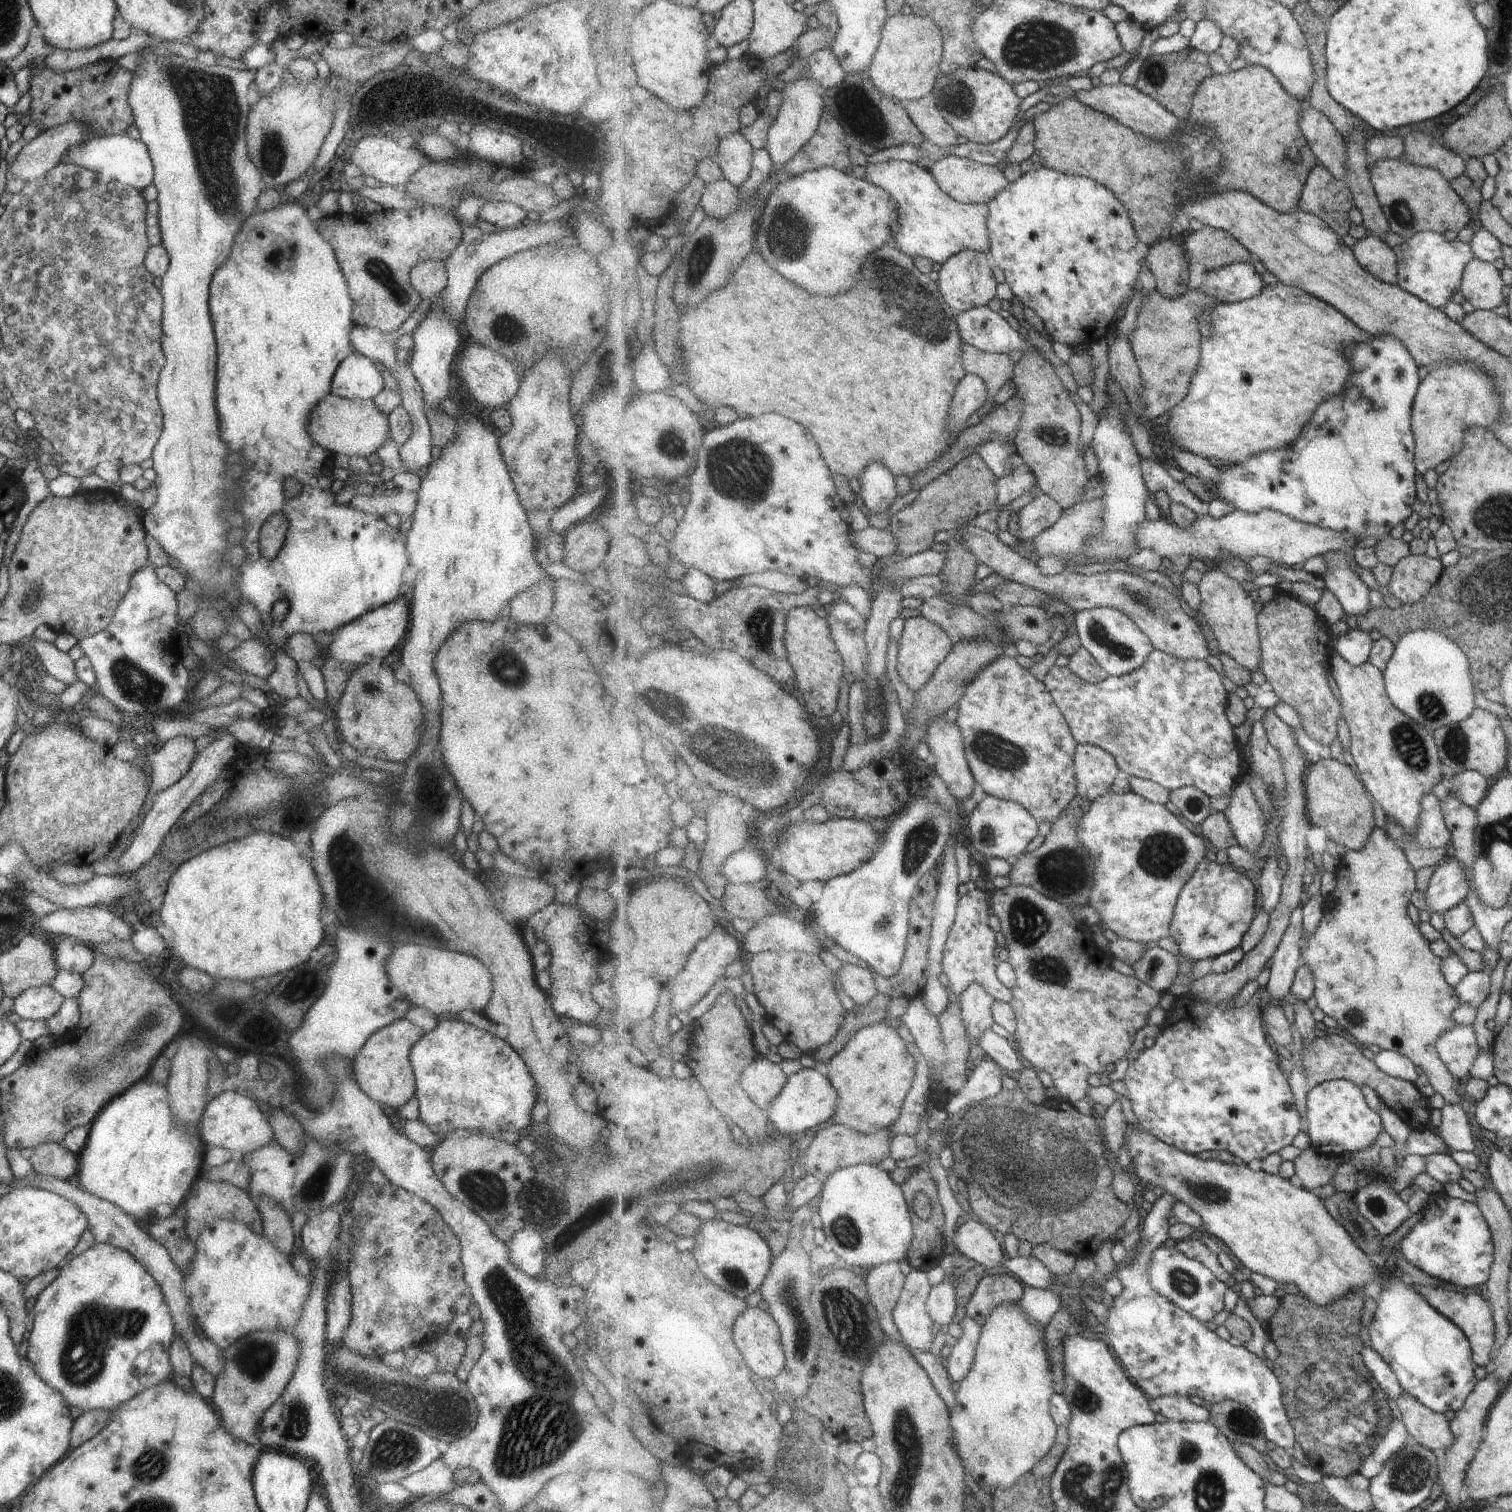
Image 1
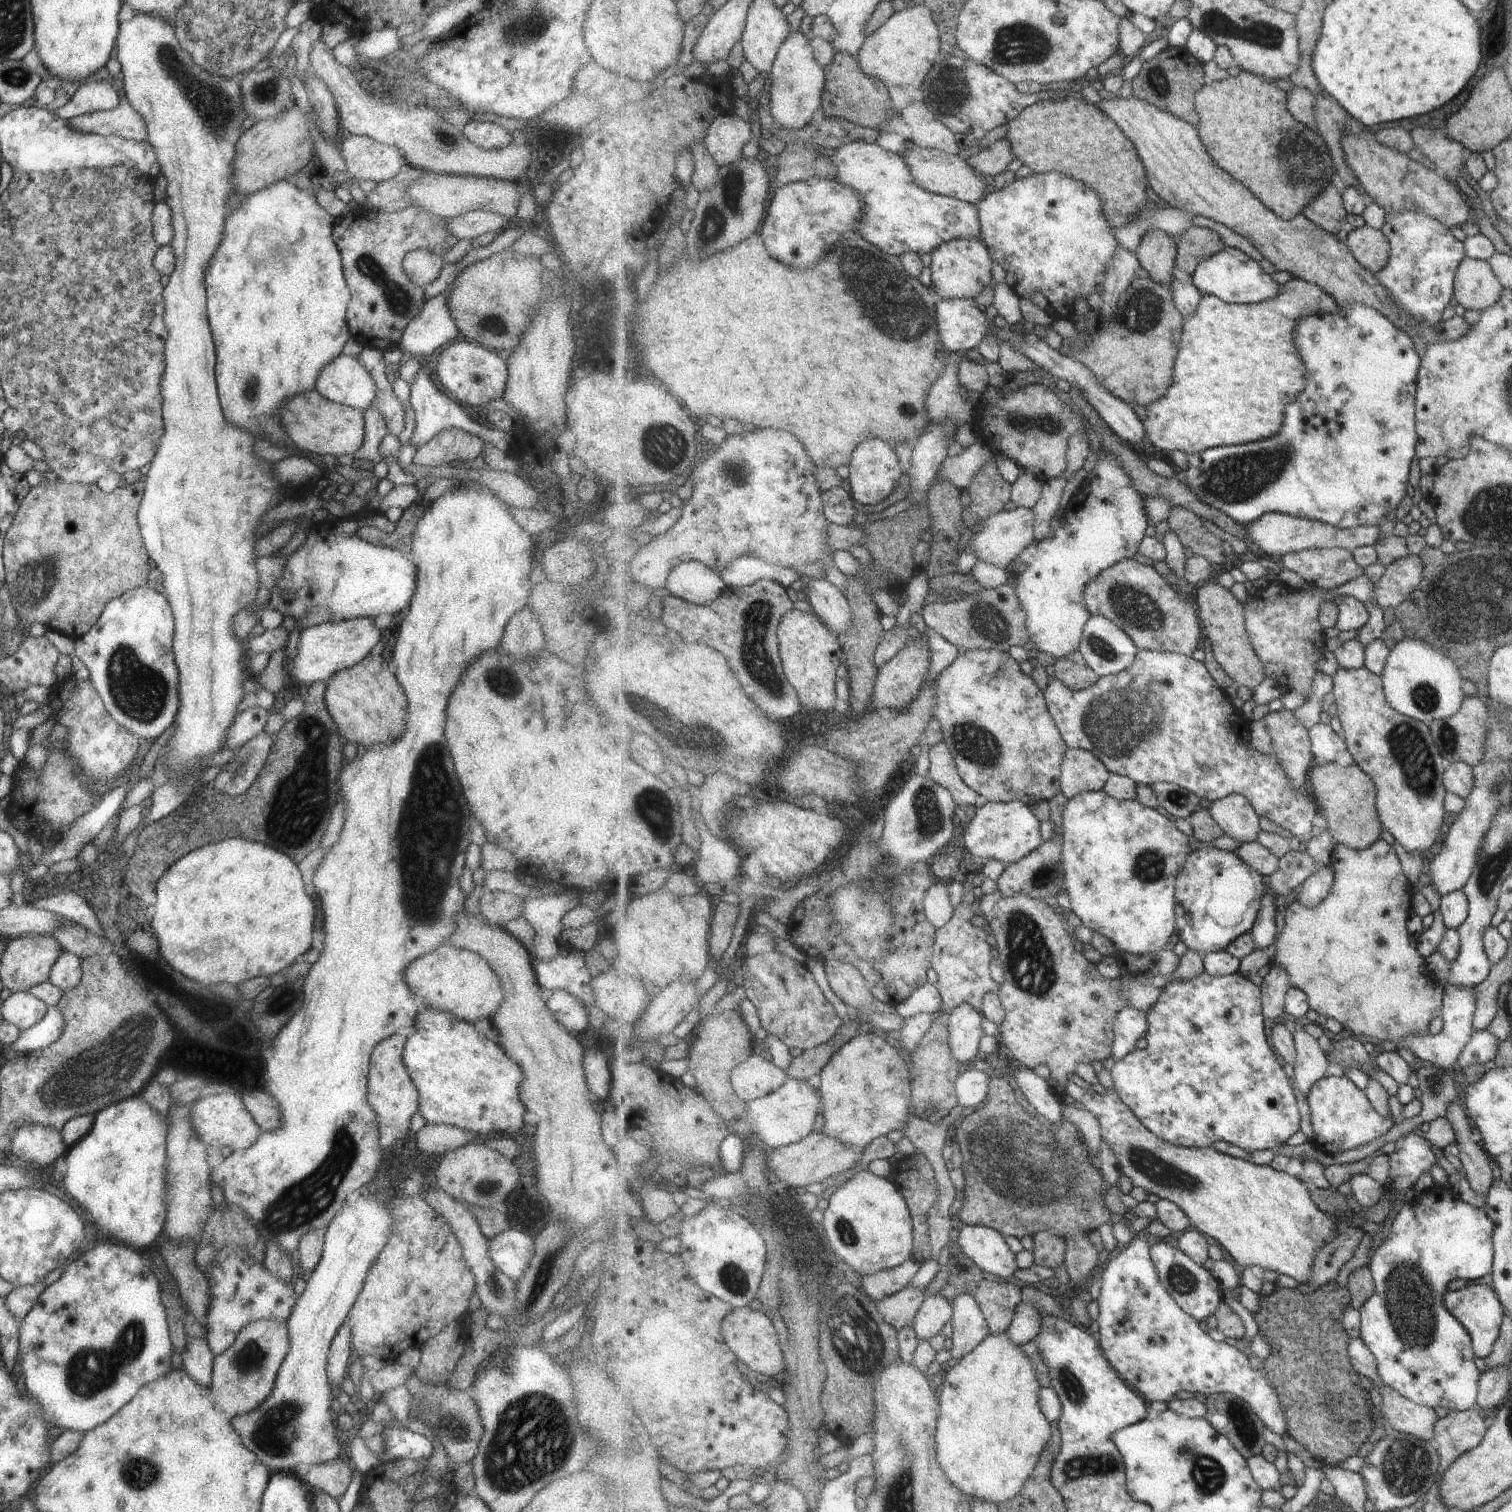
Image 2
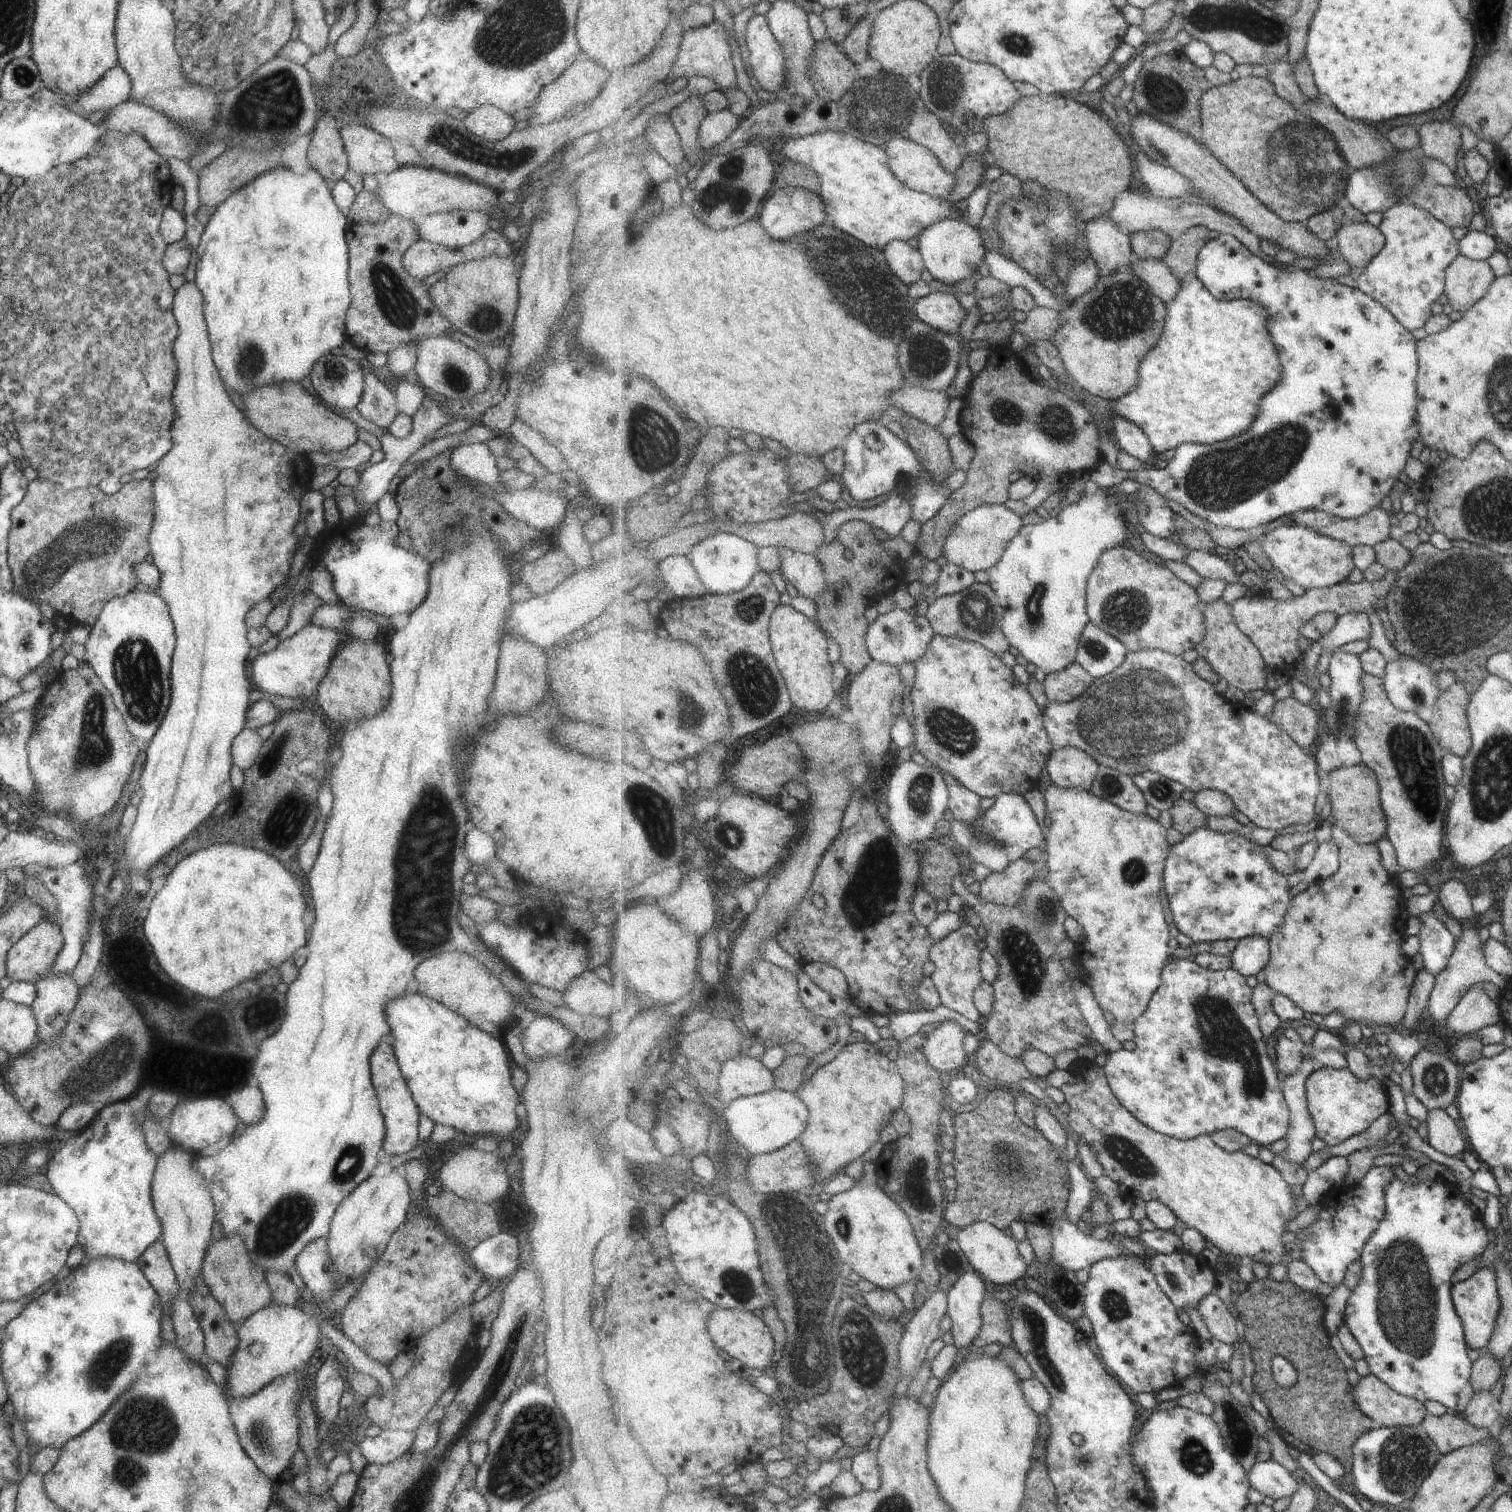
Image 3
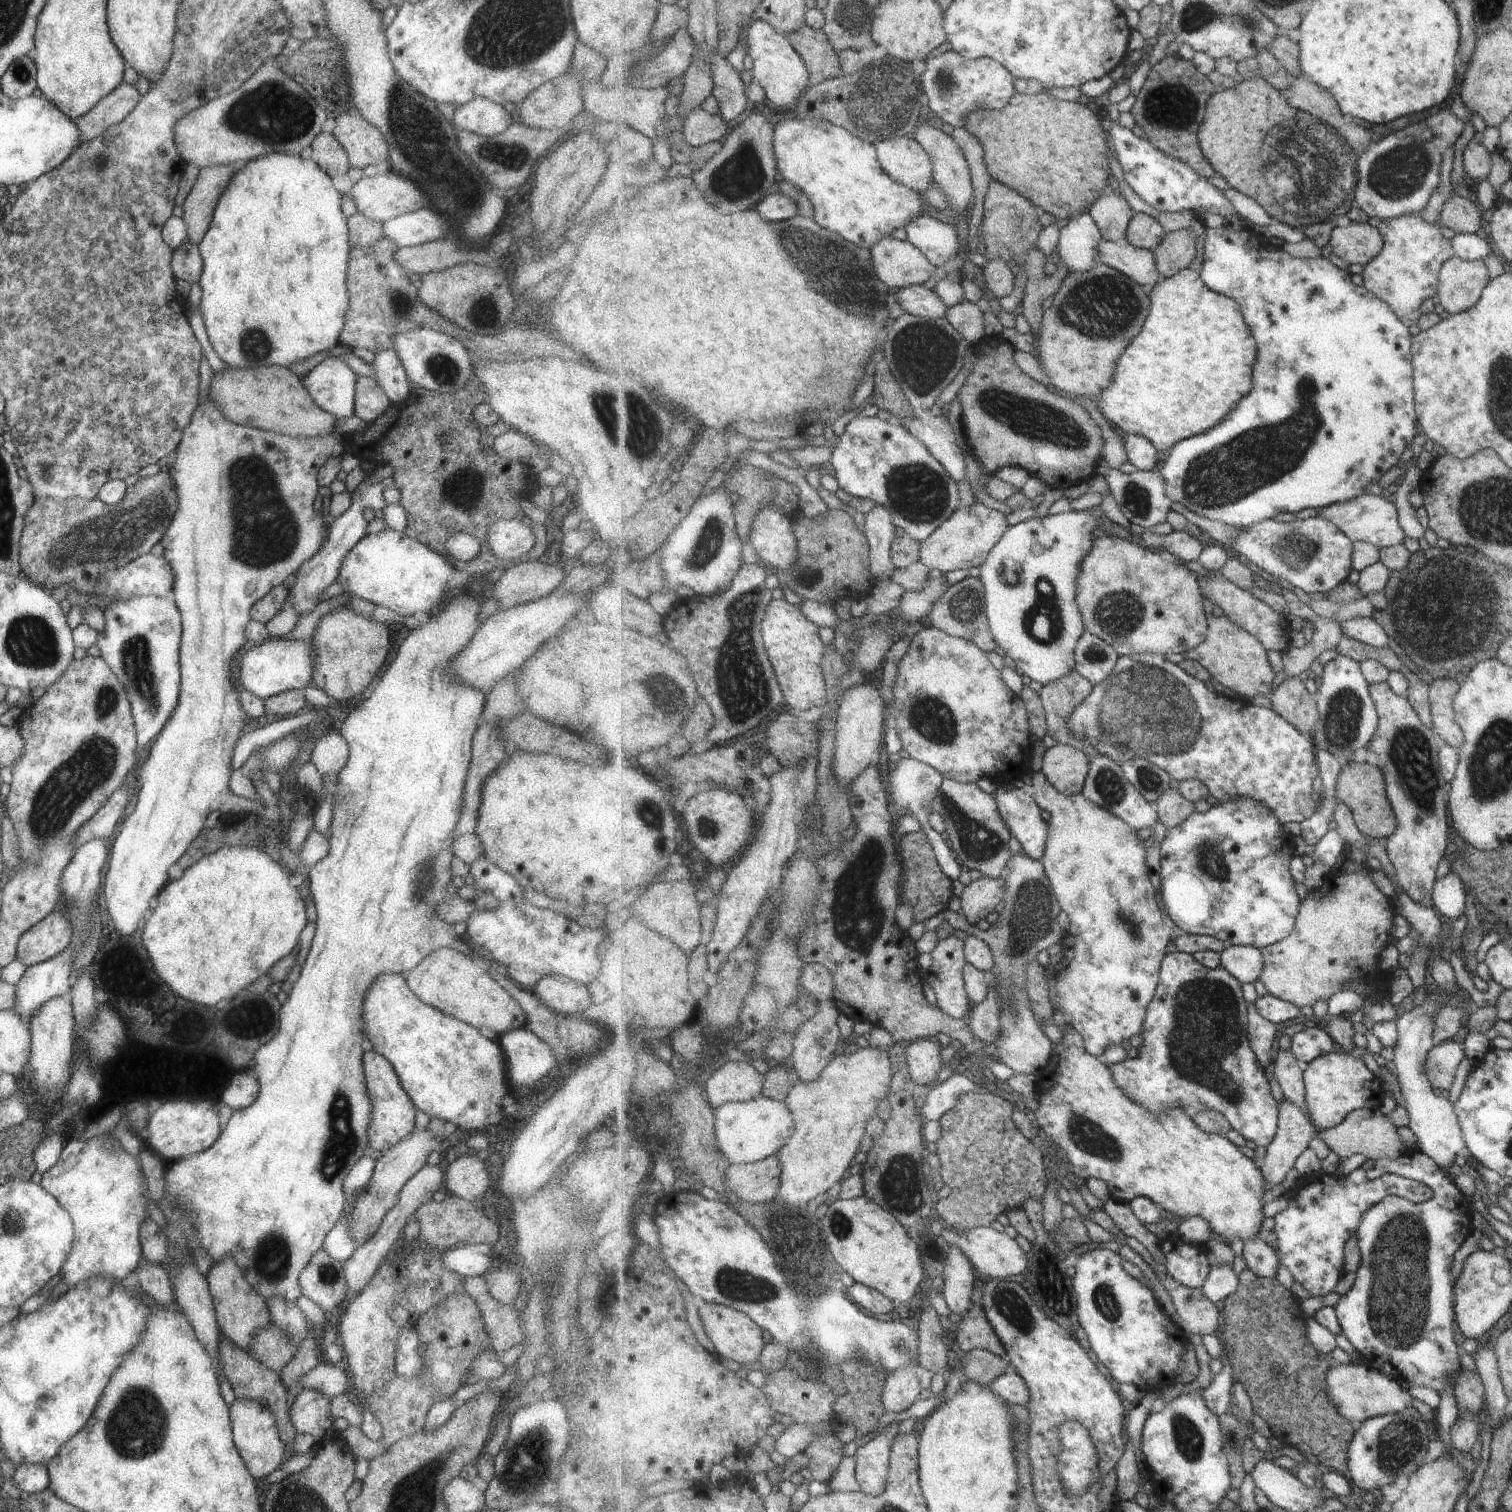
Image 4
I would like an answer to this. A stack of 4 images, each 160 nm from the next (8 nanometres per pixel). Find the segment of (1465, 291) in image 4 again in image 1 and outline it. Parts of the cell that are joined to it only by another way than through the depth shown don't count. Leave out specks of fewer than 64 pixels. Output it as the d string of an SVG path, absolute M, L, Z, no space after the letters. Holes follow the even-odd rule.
M1471 259L1464 266L1459 292L1474 310L1489 312L1505 301L1500 272L1479 259Z

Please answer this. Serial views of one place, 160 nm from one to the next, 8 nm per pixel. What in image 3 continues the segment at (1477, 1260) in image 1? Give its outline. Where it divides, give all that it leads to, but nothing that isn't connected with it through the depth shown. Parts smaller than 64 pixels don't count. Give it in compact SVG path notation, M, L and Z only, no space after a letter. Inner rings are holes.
M1393 1178L1393 1182L1387 1186L1386 1189L1386 1202L1387 1202L1387 1214L1383 1218L1383 1222L1379 1224L1377 1232L1369 1238L1367 1246L1365 1246L1365 1252L1361 1256L1362 1263L1362 1275L1357 1286L1351 1291L1351 1294L1347 1298L1345 1312L1343 1314L1344 1324L1351 1330L1353 1337L1361 1350L1363 1350L1366 1356L1366 1362L1370 1367L1370 1373L1377 1376L1380 1380L1383 1380L1388 1386L1391 1386L1393 1390L1398 1391L1399 1394L1407 1396L1407 1398L1413 1398L1421 1403L1425 1400L1435 1401L1443 1405L1447 1412L1461 1414L1466 1406L1470 1403L1471 1399L1471 1386L1469 1386L1469 1368L1471 1368L1471 1362L1467 1358L1467 1346L1466 1342L1463 1342L1463 1334L1461 1334L1461 1326L1459 1324L1459 1318L1457 1314L1453 1312L1454 1306L1451 1306L1449 1302L1449 1278L1451 1274L1455 1272L1457 1264L1465 1264L1469 1260L1479 1259L1485 1246L1490 1243L1490 1238L1485 1232L1485 1226L1481 1222L1481 1215L1473 1210L1469 1210L1461 1198L1461 1194L1455 1190L1455 1184L1447 1183L1441 1179L1422 1179L1417 1184L1403 1183L1398 1178Z

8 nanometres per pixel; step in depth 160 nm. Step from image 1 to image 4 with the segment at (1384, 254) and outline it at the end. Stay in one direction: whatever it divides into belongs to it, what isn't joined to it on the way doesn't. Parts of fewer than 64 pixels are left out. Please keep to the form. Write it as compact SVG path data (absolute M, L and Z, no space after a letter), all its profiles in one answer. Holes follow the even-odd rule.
M1370 222L1335 227L1330 240L1333 254L1362 267L1378 257L1384 245L1382 232Z

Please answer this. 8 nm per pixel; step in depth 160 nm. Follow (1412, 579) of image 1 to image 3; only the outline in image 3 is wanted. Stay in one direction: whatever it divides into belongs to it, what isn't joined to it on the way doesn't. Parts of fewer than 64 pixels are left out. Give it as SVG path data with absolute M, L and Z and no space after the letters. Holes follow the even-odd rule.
M1391 570L1381 582L1371 583L1364 580L1353 584L1346 581L1330 588L1306 591L1304 595L1284 602L1273 600L1261 592L1254 592L1249 598L1239 598L1231 608L1233 608L1237 626L1259 648L1268 667L1288 674L1295 662L1301 658L1302 651L1298 641L1299 630L1303 624L1311 623L1319 613L1333 612L1338 617L1354 611L1367 615L1375 613L1379 600L1384 600L1387 607L1389 592L1395 586L1397 578L1399 578L1399 571Z

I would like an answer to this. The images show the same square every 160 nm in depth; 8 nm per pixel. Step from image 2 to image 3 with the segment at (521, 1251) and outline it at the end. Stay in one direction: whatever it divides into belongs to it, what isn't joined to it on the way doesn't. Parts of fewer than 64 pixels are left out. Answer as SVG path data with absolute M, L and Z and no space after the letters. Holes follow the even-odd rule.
M499 1232L466 1251L469 1264L489 1280L511 1277L516 1271L519 1246L515 1236Z

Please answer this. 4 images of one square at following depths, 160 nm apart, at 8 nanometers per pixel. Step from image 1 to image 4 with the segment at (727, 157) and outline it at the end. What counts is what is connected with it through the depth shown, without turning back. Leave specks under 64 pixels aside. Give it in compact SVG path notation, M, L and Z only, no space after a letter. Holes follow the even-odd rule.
M700 107L694 110L684 124L683 133L692 147L702 147L727 137L727 121L722 114L710 114Z

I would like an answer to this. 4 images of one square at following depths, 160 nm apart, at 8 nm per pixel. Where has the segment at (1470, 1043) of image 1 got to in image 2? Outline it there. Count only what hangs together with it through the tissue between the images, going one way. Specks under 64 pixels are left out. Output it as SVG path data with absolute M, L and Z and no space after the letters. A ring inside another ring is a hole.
M1446 984L1445 992L1443 992L1443 1006L1441 1016L1442 1027L1439 1034L1409 1034L1405 1038L1406 1049L1414 1056L1425 1062L1448 1071L1455 1072L1455 1058L1459 1056L1461 1048L1465 1046L1465 1042L1471 1036L1471 1018L1475 1012L1475 987L1461 986L1461 984Z

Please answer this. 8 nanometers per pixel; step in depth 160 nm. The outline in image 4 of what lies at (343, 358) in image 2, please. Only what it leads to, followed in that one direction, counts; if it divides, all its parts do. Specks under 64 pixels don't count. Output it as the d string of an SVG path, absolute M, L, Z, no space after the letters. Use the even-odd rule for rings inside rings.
M340 356L321 360L300 381L321 410L336 418L349 418L354 414L356 375Z

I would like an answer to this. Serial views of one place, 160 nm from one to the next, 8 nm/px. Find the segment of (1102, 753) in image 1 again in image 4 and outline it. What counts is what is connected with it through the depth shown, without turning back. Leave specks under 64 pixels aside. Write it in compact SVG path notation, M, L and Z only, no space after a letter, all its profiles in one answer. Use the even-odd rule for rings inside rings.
M1058 744L1047 750L1040 770L1061 794L1081 795L1090 774L1090 757L1073 746Z

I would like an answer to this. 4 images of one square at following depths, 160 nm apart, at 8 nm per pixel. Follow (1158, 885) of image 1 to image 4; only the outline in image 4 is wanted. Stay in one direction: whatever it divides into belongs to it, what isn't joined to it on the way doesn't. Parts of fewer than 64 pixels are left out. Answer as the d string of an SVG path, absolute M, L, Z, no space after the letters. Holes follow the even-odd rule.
M1033 771L1029 778L1033 787L1032 798L1043 810L1050 813L1051 818L1050 834L1046 845L1046 854L1041 860L1047 877L1049 878L1057 900L1071 920L1071 928L1064 934L1065 941L1062 947L1063 957L1059 963L1055 965L1057 983L1055 984L1057 1009L1064 1015L1066 1021L1083 1036L1083 1044L1086 1046L1087 1052L1094 1055L1097 1059L1103 1059L1104 1054L1111 1044L1121 1044L1123 1040L1129 1040L1131 1036L1140 1035L1143 1032L1147 1010L1150 1006L1155 994L1160 986L1160 971L1162 970L1163 958L1167 954L1167 946L1173 941L1171 938L1171 930L1165 926L1163 922L1163 914L1159 910L1159 902L1157 902L1157 892L1153 888L1153 882L1149 878L1149 870L1147 870L1147 850L1143 841L1139 840L1137 832L1127 826L1127 822L1123 822L1121 818L1115 817L1109 810L1103 810L1101 806L1093 804L1091 800L1087 800L1083 794L1077 796L1065 796L1061 794L1042 771Z

